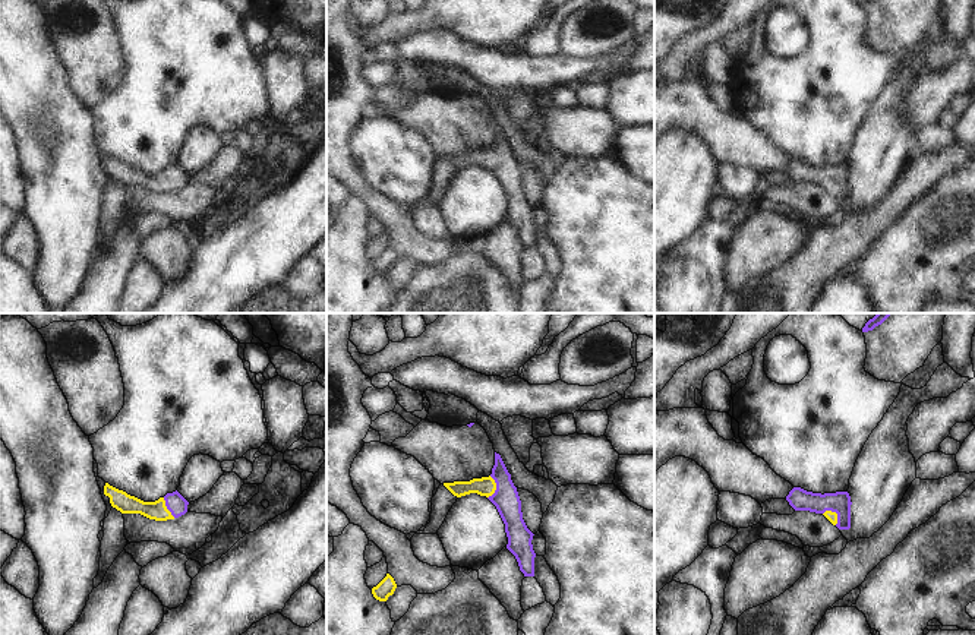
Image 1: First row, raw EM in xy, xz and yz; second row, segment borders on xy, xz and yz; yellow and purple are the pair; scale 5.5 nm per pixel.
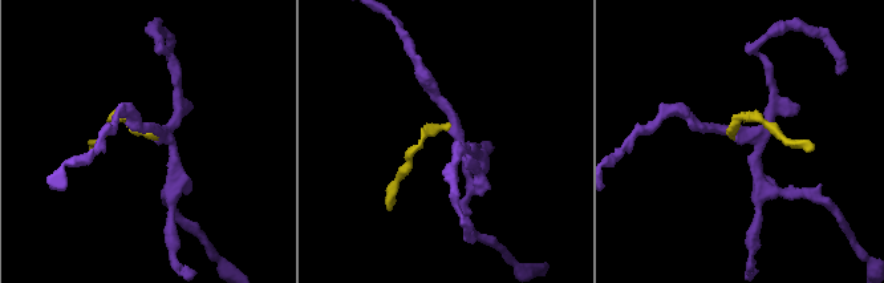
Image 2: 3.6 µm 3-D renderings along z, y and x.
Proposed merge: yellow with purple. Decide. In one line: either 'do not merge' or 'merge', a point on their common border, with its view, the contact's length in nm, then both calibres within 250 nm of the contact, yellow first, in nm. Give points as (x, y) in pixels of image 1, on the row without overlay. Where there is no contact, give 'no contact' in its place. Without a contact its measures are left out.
merge; contact yz (836, 186); length 110 nm; calibres 60 and 120 nm

